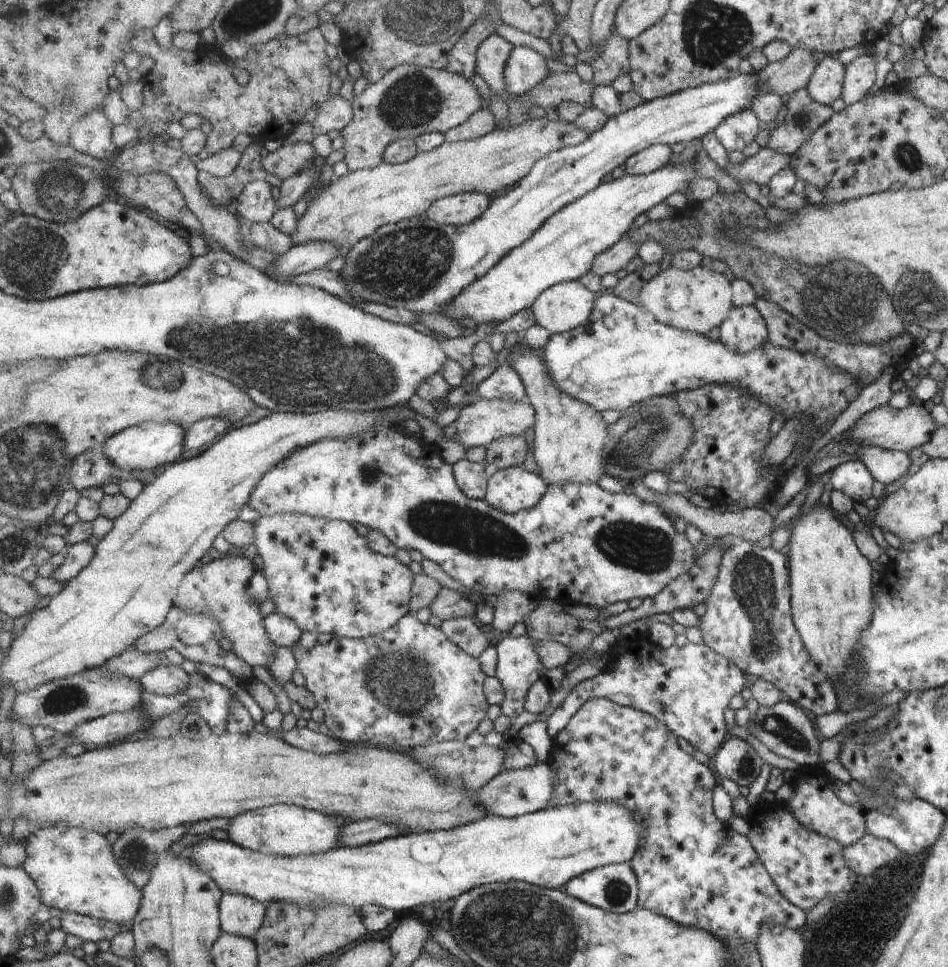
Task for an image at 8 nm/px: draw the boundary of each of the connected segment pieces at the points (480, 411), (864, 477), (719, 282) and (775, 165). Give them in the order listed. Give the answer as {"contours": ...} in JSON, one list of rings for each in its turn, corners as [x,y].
{"contours":[[[[478,397],[474,402],[465,406],[456,420],[457,436],[467,448],[482,446],[487,448],[489,444],[500,440],[506,435],[523,435],[525,430],[535,428],[536,409],[530,402],[505,401],[500,399],[488,400]]],[[[859,461],[841,464],[832,470],[830,483],[833,489],[843,492],[853,503],[862,503],[871,497],[873,478]]],[[[700,265],[689,271],[669,267],[651,279],[641,290],[641,304],[662,324],[705,337],[711,328],[719,327],[732,307],[732,286],[723,274]]],[[[762,147],[757,154],[746,158],[741,165],[728,164],[727,170],[722,170],[735,181],[750,180],[759,187],[769,183],[769,180],[790,164],[792,158],[789,155],[774,152],[768,147]]]]}

